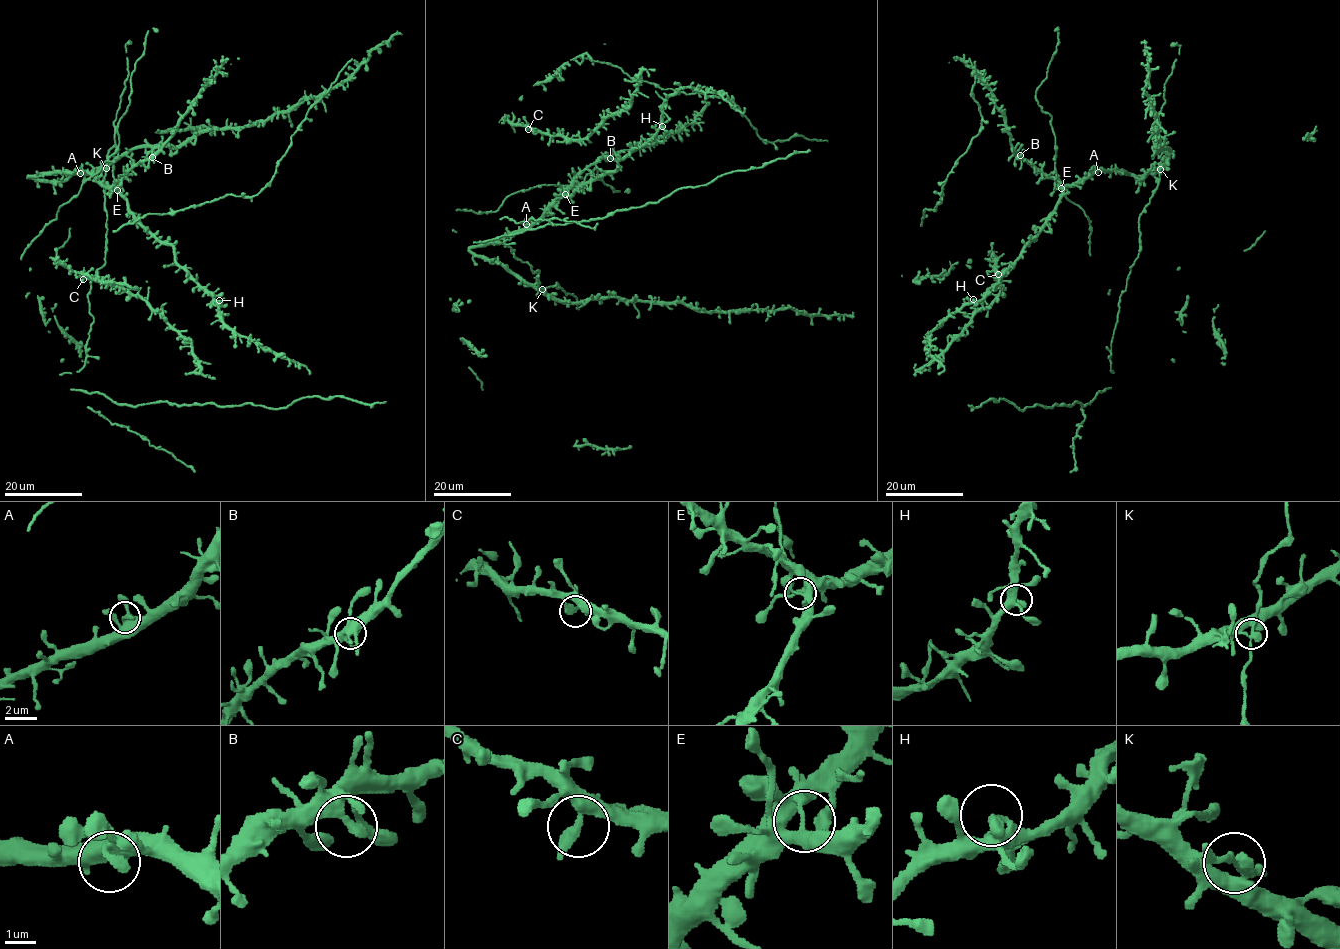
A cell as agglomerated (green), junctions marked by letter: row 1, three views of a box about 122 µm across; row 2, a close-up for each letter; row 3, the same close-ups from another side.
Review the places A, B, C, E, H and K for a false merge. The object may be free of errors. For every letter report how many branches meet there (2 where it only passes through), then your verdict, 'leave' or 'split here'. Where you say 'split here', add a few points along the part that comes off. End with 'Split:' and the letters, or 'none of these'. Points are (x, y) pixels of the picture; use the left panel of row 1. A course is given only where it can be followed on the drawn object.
A: 2 | leave
B: 2 | leave
C: 2 | leave
E: 3 | leave
H: 2 | leave
K: 2 | leave
Split: none of these

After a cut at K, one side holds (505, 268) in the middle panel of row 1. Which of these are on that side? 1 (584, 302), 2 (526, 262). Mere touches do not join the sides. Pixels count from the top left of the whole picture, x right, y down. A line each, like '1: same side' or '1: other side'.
1: same side
2: other side

